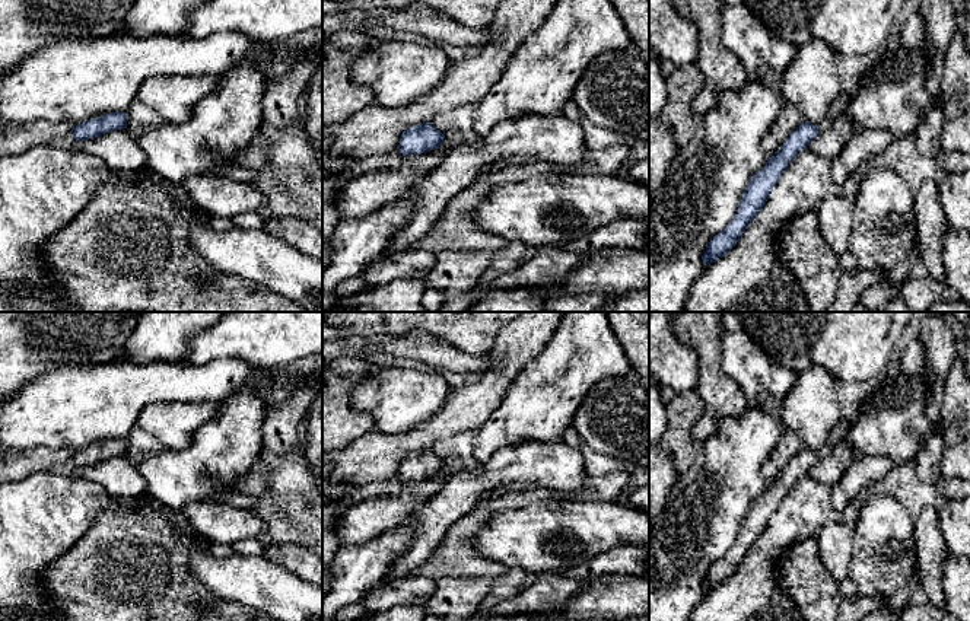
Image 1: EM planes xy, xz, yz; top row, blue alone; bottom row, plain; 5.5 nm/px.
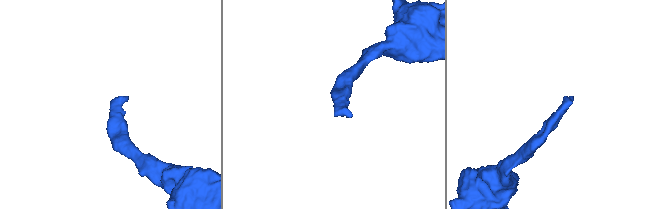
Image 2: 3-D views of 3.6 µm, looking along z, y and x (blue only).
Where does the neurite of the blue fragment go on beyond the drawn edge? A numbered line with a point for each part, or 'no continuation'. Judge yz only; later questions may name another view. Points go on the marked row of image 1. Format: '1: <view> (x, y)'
1: yz (840, 105)

